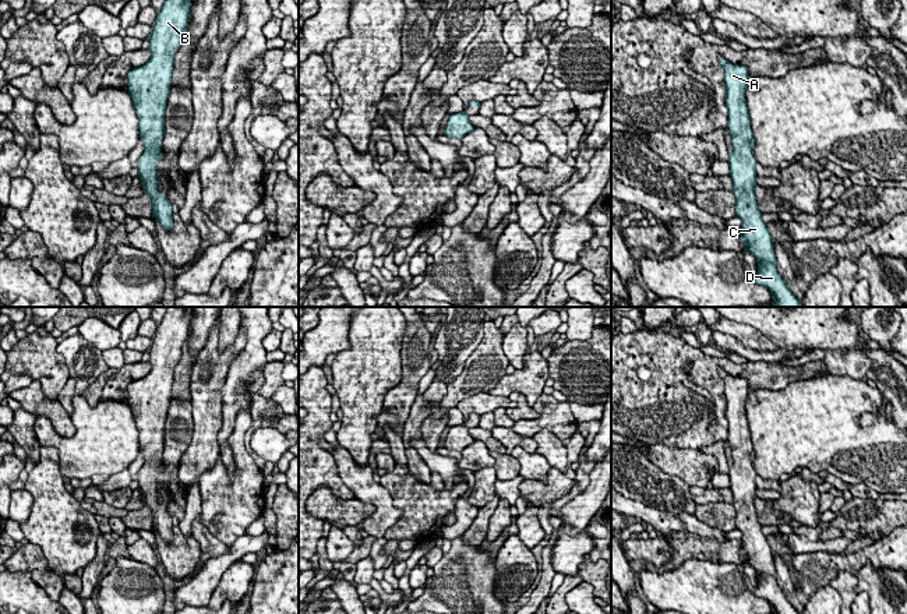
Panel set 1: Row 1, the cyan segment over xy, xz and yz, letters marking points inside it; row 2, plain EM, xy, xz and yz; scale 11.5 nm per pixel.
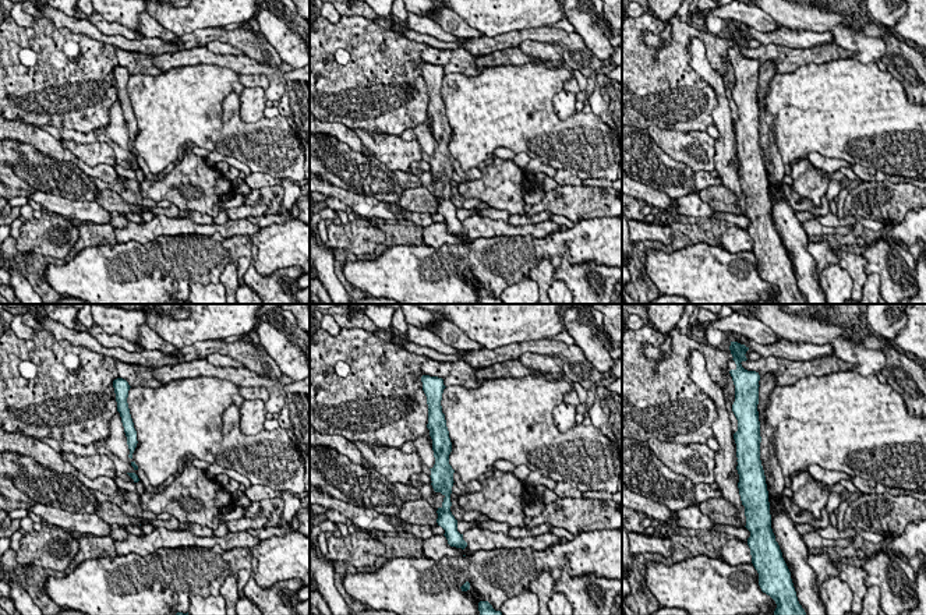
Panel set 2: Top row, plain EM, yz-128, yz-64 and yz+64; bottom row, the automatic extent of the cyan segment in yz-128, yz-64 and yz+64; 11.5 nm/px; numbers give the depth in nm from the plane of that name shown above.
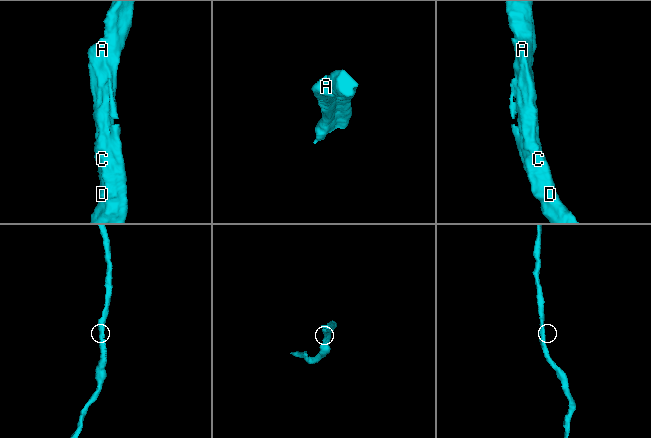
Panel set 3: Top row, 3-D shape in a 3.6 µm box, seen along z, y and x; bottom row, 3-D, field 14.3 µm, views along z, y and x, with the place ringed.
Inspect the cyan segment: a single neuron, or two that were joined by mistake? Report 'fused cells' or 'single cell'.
single cell

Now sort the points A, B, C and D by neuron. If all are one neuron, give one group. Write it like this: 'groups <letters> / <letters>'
groups A B C D

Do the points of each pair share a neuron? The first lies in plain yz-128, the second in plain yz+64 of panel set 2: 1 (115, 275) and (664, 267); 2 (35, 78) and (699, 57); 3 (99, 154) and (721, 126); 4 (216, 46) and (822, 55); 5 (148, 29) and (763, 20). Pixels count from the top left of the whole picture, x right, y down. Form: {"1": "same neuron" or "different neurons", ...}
{"1": "same neuron", "2": "different neurons", "3": "different neurons", "4": "different neurons", "5": "same neuron"}

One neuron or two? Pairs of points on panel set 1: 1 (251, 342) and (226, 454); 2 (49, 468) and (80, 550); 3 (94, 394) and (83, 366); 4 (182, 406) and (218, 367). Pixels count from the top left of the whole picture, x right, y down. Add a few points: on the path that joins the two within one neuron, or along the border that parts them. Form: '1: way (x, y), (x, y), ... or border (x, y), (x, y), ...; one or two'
1: way (243, 370), (235, 388), (228, 426); one
2: way (49, 489), (56, 521), (64, 530); one
3: border (108, 369), (80, 394); two
4: border (190, 397), (191, 430); two

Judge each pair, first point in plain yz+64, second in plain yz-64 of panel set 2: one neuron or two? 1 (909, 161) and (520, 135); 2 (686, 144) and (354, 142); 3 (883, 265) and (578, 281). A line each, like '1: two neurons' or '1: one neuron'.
1: one neuron
2: two neurons
3: one neuron

